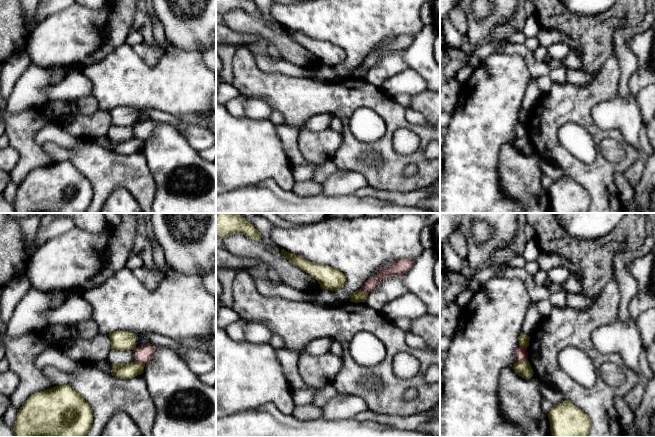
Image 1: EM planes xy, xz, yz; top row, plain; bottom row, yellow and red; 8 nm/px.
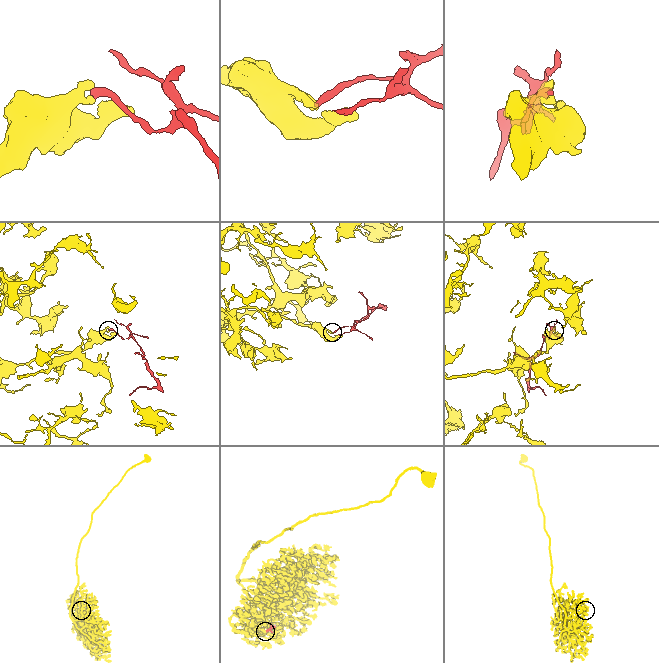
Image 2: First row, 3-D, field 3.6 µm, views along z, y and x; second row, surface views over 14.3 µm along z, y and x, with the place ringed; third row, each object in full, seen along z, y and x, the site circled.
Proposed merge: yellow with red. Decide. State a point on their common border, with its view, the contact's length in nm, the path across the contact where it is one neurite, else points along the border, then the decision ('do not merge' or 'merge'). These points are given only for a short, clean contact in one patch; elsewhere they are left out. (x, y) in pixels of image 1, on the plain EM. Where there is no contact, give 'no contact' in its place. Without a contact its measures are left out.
meets yellow in yz at (521, 137); contact 100 nm long; border along yz (527, 135), (516, 139); do not merge

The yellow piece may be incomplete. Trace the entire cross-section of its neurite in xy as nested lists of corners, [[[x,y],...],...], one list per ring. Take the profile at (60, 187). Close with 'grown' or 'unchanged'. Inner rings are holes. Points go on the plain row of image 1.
[[[70,161],[55,162],[32,170],[17,186],[14,213],[85,213],[93,200],[93,187]]]; unchanged

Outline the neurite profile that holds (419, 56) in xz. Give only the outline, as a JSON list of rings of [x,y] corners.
[[[433,24],[424,25],[412,44],[403,51],[405,63],[422,76],[427,90],[434,92],[440,92],[440,65],[433,54],[433,44],[438,36]]]

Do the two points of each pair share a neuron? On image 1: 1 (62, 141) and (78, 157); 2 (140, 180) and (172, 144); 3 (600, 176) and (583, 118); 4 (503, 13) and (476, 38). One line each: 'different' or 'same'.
1: different
2: different
3: same
4: same

